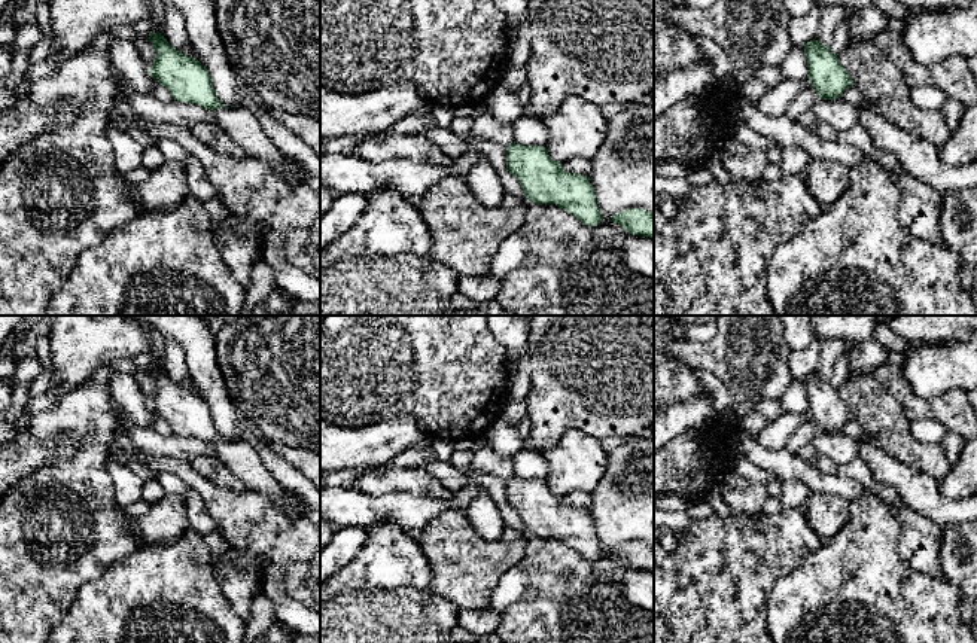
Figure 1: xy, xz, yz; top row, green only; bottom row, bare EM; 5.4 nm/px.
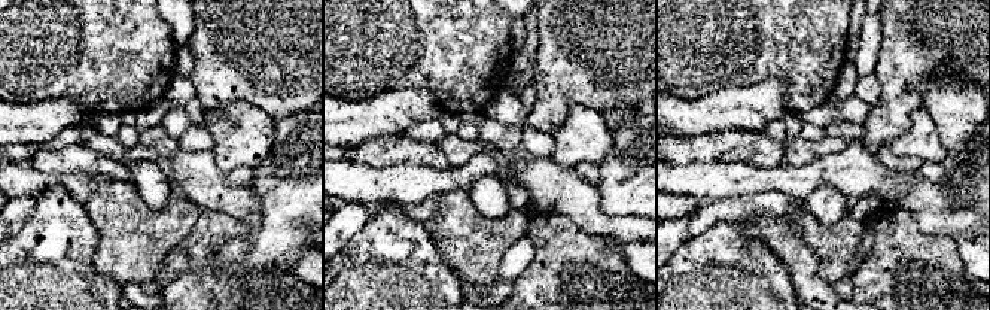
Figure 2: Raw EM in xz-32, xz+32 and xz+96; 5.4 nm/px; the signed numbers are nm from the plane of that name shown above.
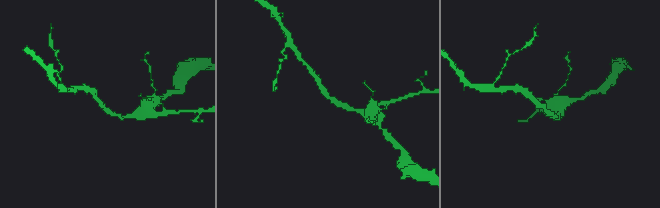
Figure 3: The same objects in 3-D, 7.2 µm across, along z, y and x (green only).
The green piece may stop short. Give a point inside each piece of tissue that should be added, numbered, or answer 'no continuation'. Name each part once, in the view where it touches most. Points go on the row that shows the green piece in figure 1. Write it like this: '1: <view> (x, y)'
no continuation

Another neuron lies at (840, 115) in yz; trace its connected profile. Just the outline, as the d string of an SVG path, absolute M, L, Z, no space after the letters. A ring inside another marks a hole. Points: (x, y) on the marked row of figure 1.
M819 98L810 110L837 132L847 131L858 124L858 109L847 101Z

